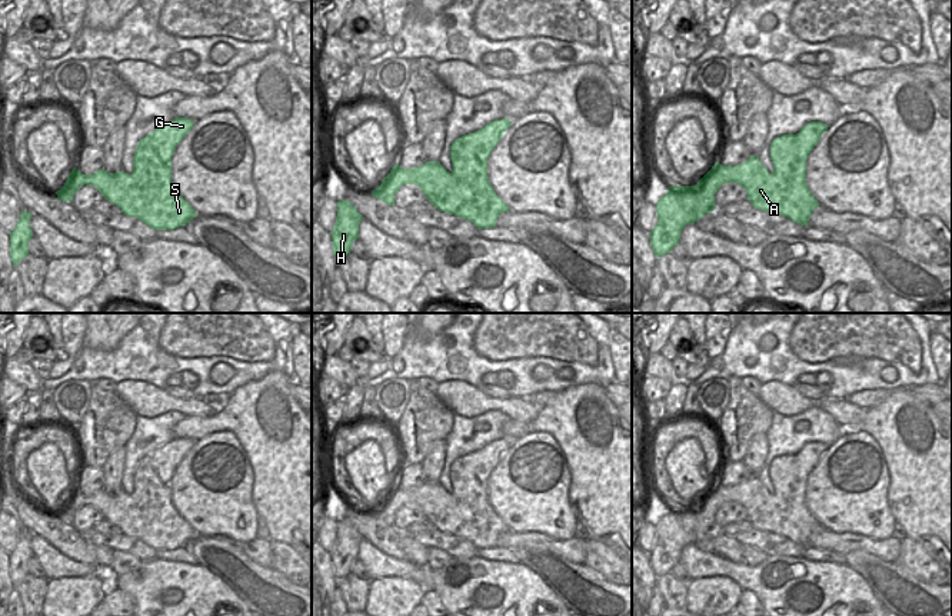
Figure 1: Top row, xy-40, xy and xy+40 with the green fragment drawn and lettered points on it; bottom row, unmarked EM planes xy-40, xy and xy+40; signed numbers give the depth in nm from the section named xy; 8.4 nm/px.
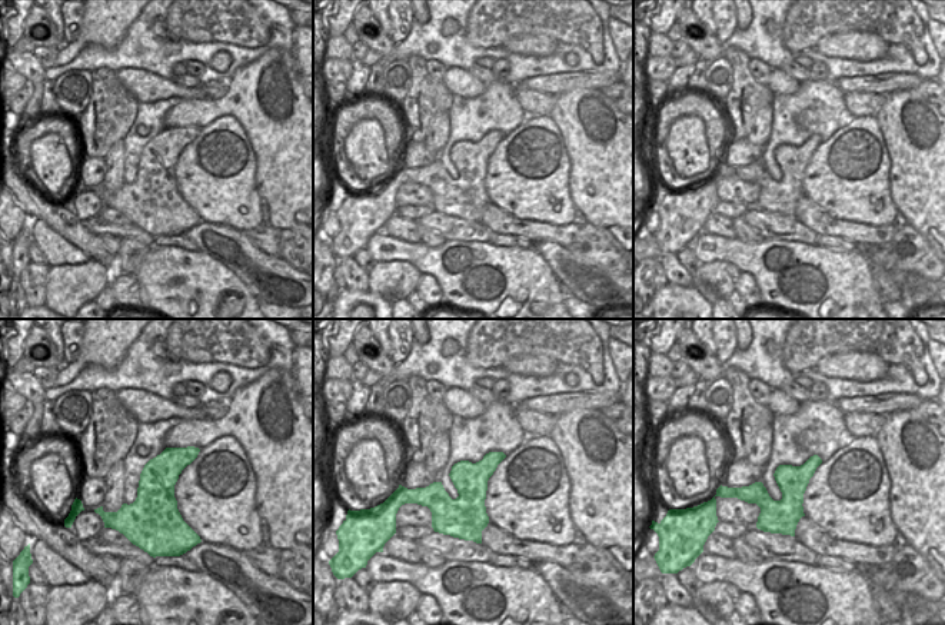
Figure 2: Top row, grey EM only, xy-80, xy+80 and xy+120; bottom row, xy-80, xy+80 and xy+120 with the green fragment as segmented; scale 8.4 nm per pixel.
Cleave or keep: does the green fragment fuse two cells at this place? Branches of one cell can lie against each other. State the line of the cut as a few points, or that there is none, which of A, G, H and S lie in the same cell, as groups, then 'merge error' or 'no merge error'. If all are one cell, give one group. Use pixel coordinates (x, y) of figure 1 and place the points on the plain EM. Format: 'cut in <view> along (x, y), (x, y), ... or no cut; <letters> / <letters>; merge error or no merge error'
no cut; A G H S; no merge error

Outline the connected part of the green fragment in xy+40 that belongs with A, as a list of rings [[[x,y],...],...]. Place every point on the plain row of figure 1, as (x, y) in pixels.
[[[810,442],[796,454],[783,454],[770,463],[773,493],[758,476],[738,486],[715,483],[695,506],[670,506],[656,525],[658,545],[650,555],[650,566],[660,577],[679,563],[686,545],[695,545],[715,530],[715,515],[725,503],[738,503],[755,529],[782,535],[808,546],[812,532],[819,526],[806,506],[806,480],[829,446]]]

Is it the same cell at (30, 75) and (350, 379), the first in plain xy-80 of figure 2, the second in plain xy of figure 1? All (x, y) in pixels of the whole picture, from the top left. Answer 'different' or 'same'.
same

